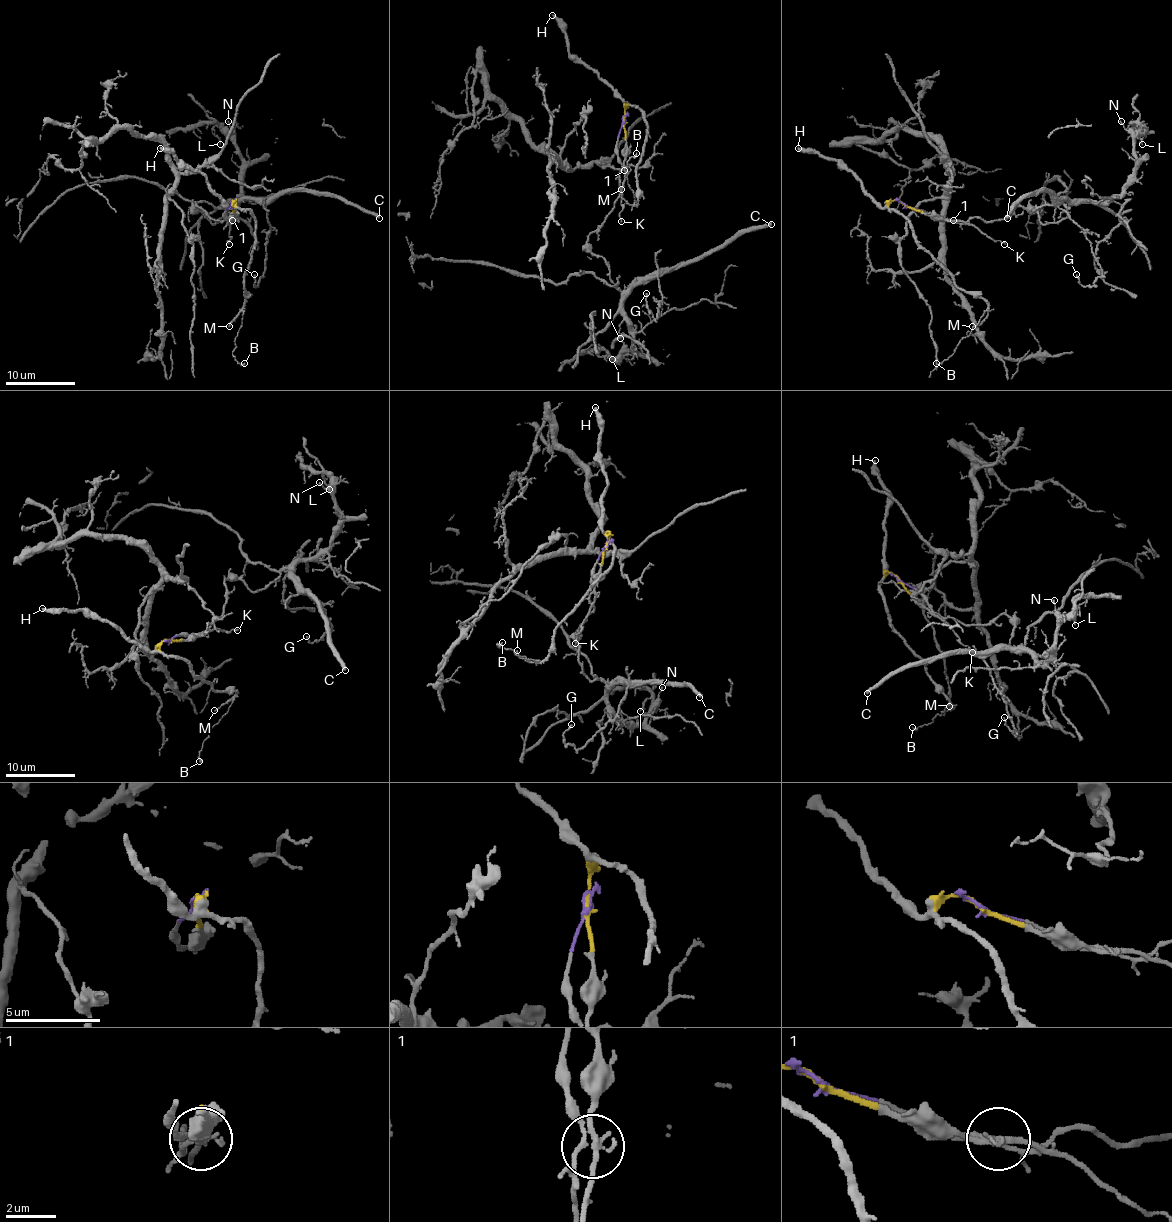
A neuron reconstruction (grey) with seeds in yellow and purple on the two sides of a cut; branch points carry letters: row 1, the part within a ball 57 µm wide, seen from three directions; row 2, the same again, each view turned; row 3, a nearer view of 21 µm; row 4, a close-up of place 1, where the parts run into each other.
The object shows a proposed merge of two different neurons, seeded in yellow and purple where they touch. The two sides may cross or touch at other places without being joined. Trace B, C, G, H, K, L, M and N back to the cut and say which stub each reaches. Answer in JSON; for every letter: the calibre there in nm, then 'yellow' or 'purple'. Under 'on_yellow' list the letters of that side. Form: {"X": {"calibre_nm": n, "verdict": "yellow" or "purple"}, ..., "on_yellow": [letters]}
{"B": {"calibre_nm": 170, "verdict": "yellow"}, "C": {"calibre_nm": 360, "verdict": "purple"}, "G": {"calibre_nm": 150, "verdict": "purple"}, "H": {"calibre_nm": 320, "verdict": "yellow"}, "K": {"calibre_nm": 120, "verdict": "yellow"}, "L": {"calibre_nm": 130, "verdict": "purple"}, "M": {"calibre_nm": 110, "verdict": "yellow"}, "N": {"calibre_nm": 130, "verdict": "purple"}, "on_yellow": ["B", "H", "K", "M"]}

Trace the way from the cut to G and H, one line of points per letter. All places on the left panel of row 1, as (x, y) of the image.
G: (231, 204), (227, 223), (196, 206), (213, 223), (229, 202), (266, 209), (255, 286), (253, 274)
H: (231, 204), (231, 208), (210, 187), (203, 175), (185, 168), (171, 154), (159, 148)

